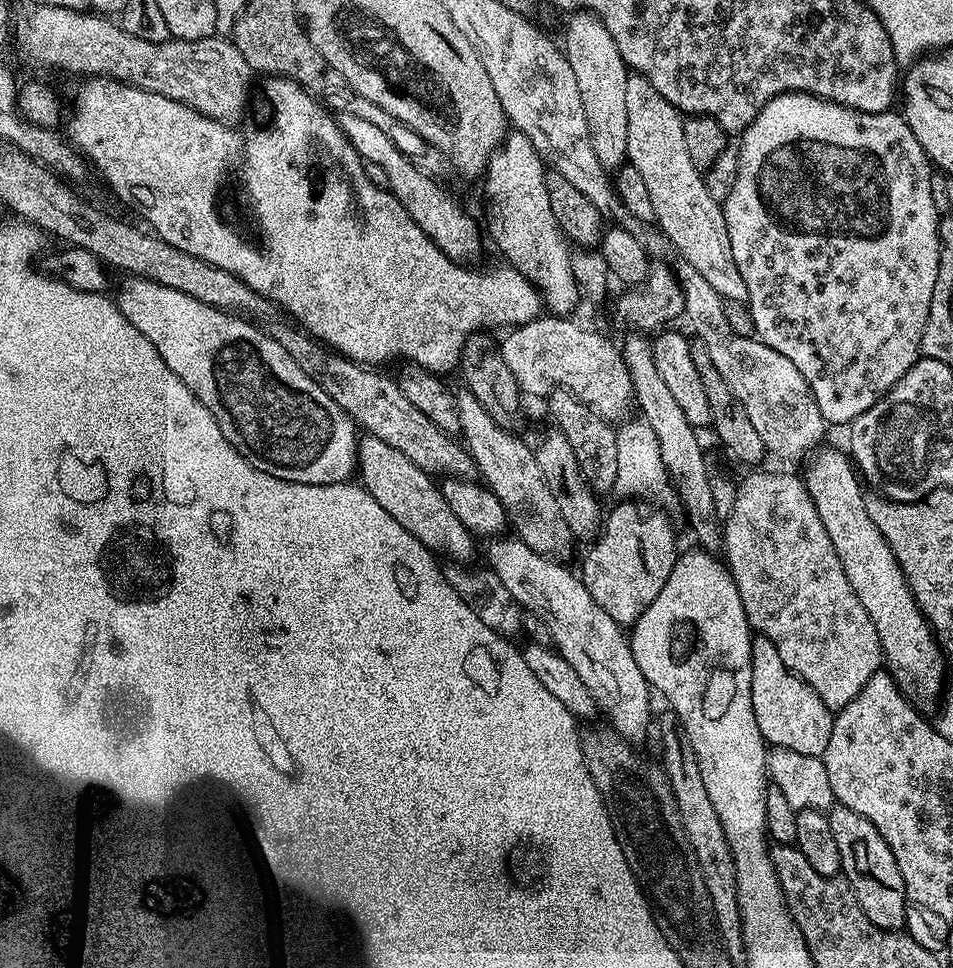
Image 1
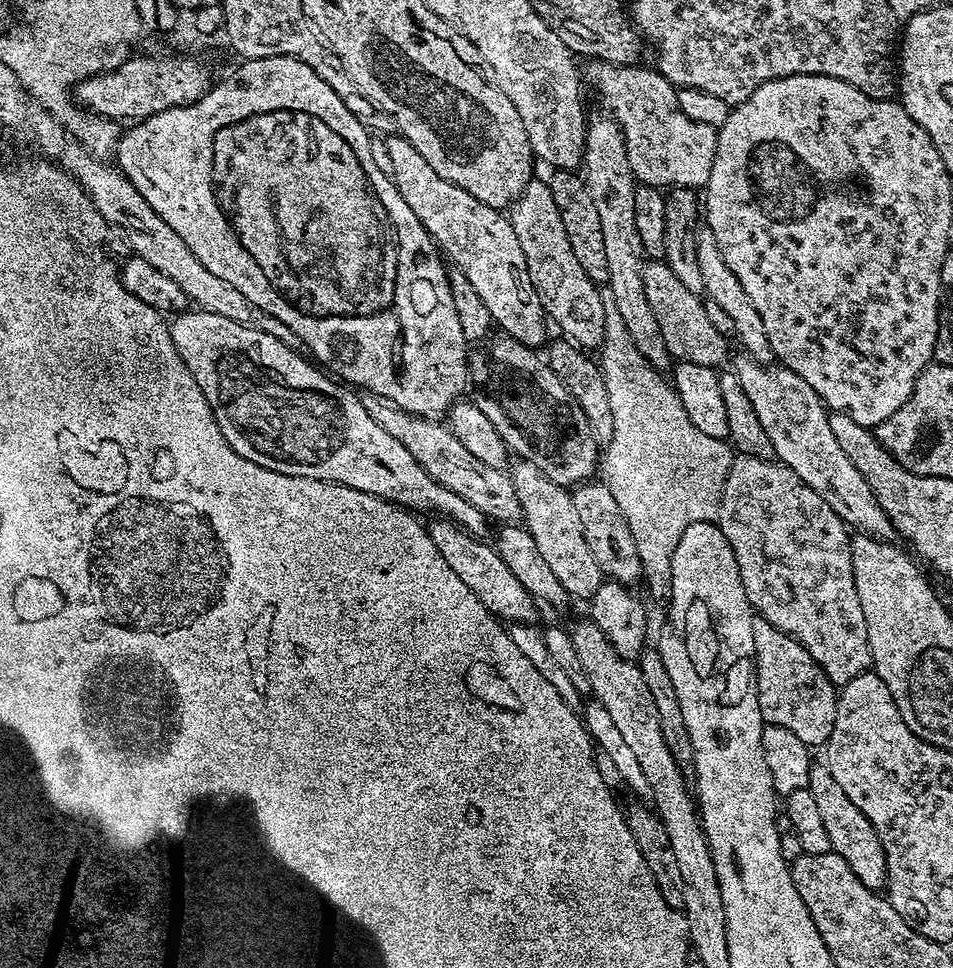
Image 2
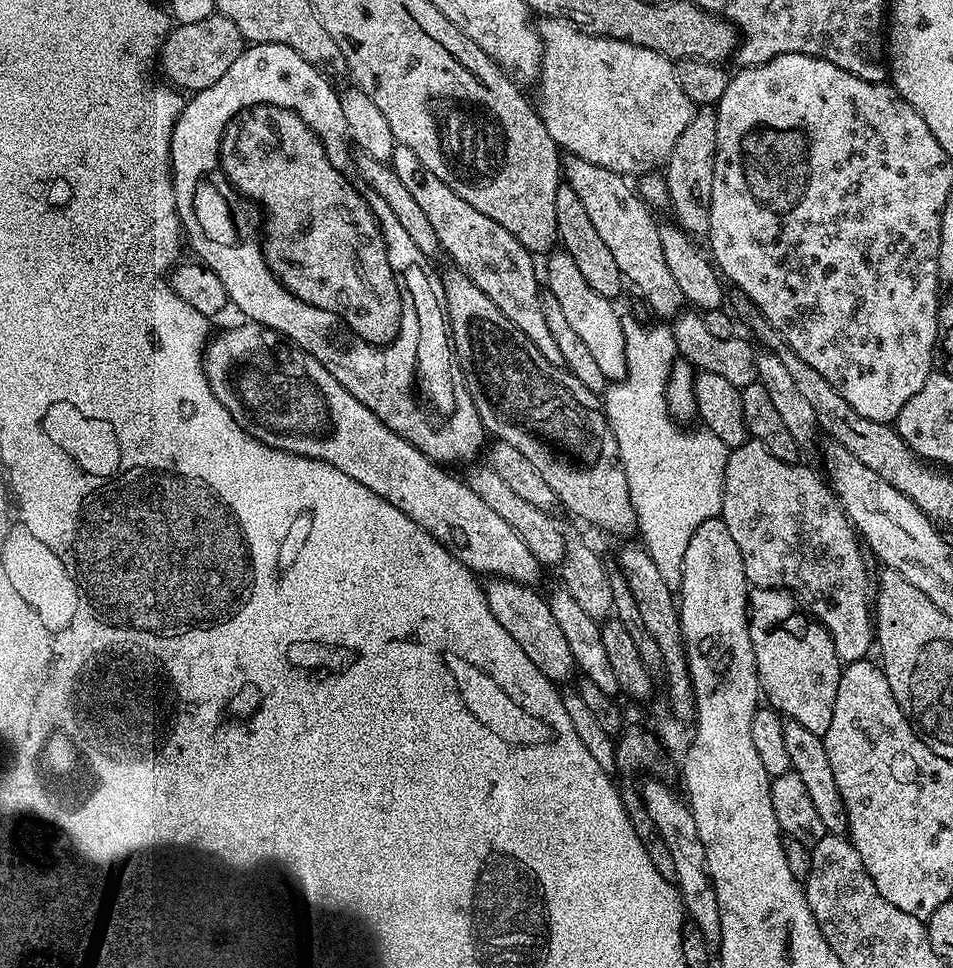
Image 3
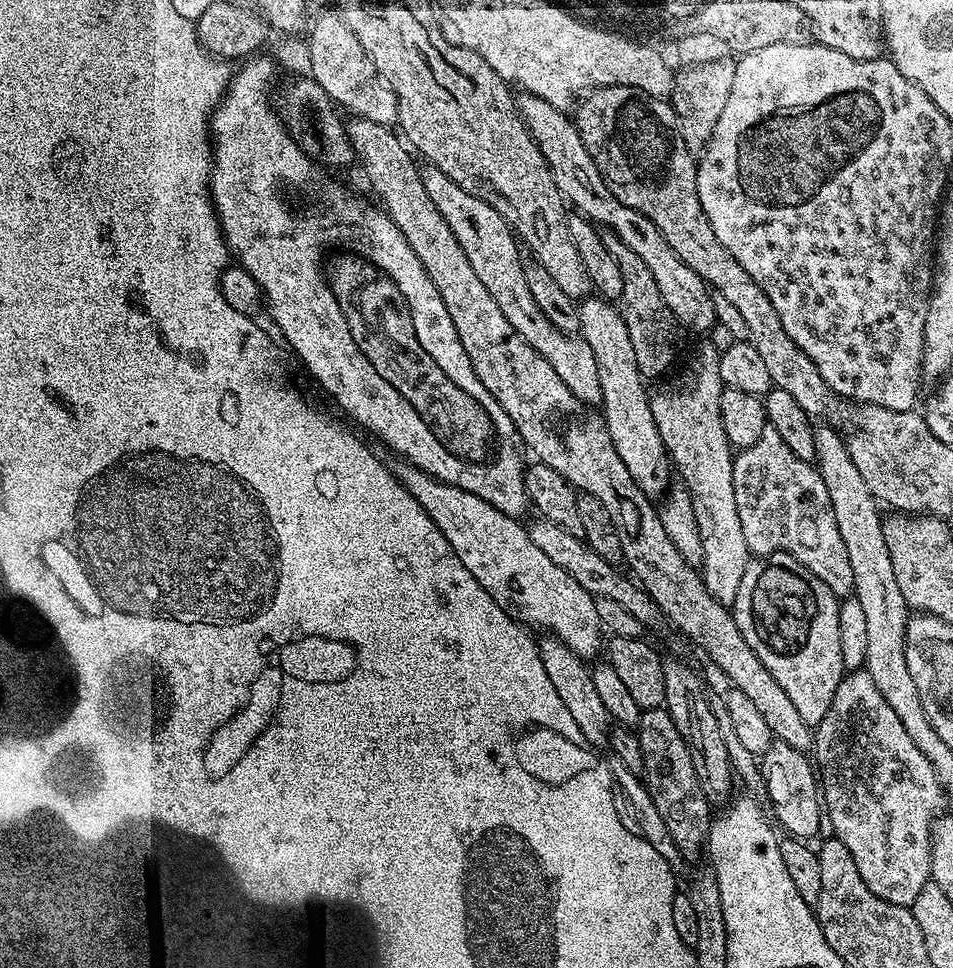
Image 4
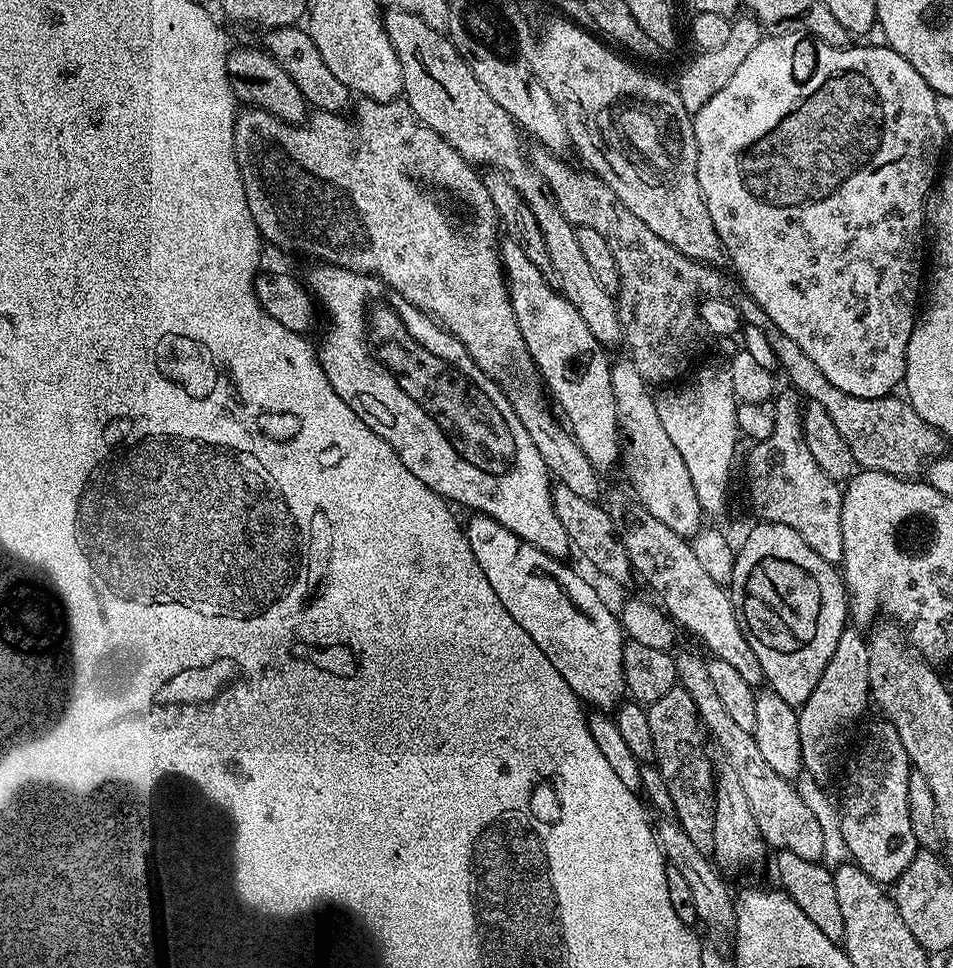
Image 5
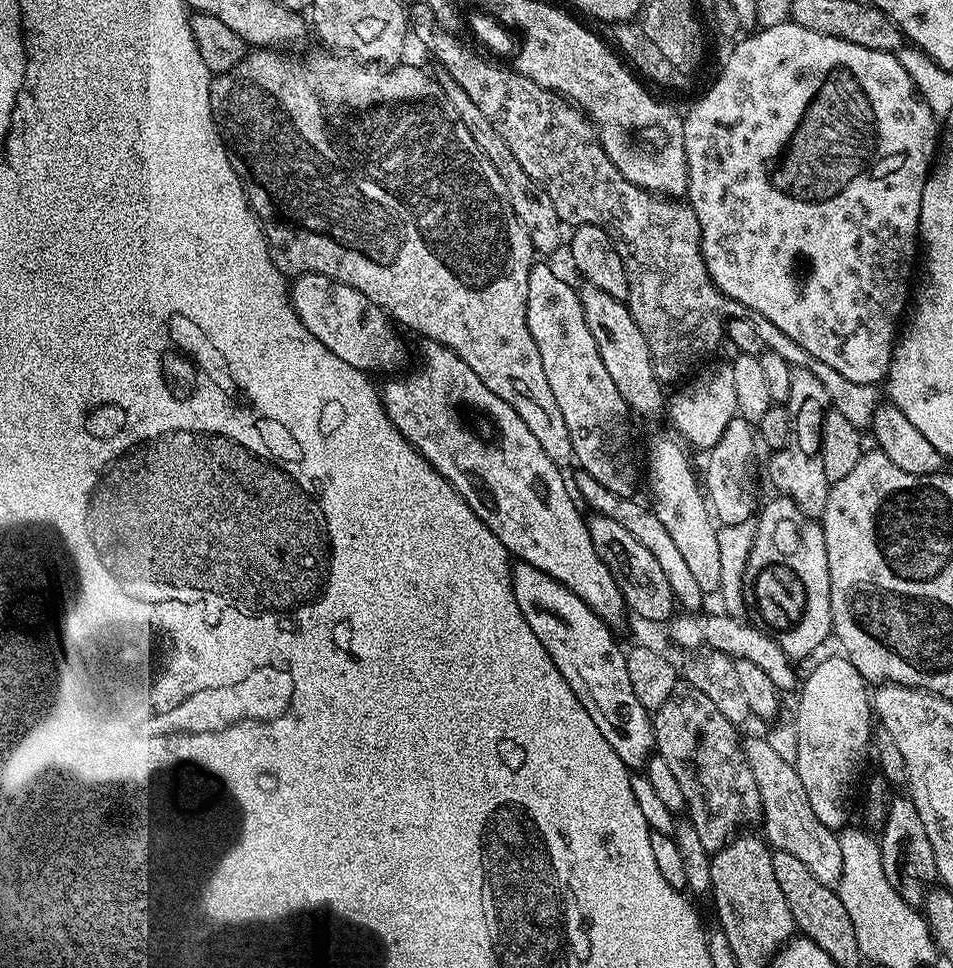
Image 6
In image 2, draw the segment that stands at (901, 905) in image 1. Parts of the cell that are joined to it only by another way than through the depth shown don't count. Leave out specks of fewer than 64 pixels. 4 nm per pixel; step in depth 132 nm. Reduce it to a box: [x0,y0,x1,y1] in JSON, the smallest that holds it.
[807,763,888,890]

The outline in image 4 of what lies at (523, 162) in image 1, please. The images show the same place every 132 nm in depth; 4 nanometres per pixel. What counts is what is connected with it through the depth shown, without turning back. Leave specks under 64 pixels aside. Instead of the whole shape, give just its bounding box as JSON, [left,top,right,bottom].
[579,298,674,498]

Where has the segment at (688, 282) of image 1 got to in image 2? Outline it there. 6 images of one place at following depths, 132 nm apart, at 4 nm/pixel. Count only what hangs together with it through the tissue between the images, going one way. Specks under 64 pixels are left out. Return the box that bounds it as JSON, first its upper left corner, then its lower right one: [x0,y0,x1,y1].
[732,353,894,541]

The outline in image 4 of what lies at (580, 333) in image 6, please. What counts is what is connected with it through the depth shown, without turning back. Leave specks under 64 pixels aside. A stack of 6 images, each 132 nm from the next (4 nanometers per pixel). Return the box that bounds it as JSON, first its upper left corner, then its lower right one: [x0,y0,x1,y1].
[420,163,602,406]

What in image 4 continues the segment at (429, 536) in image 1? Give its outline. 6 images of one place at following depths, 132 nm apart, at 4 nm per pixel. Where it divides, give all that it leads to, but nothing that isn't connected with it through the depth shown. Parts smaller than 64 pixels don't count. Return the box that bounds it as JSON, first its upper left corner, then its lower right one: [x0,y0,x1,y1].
[538,634,614,750]

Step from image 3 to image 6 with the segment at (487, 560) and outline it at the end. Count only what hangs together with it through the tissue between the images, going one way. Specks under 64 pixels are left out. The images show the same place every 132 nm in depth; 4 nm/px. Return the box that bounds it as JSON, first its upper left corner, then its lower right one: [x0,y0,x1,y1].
[512,562,656,770]

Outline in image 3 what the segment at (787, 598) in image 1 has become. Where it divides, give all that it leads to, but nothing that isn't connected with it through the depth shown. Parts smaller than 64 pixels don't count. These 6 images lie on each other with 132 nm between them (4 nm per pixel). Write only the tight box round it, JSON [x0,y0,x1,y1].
[719,438,874,664]

